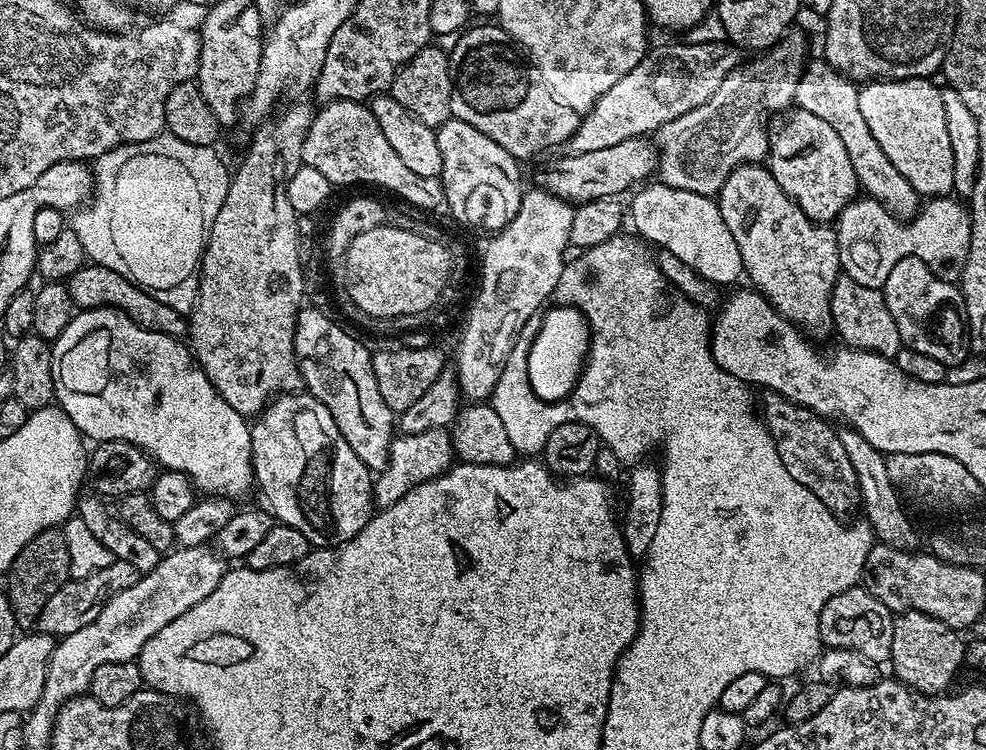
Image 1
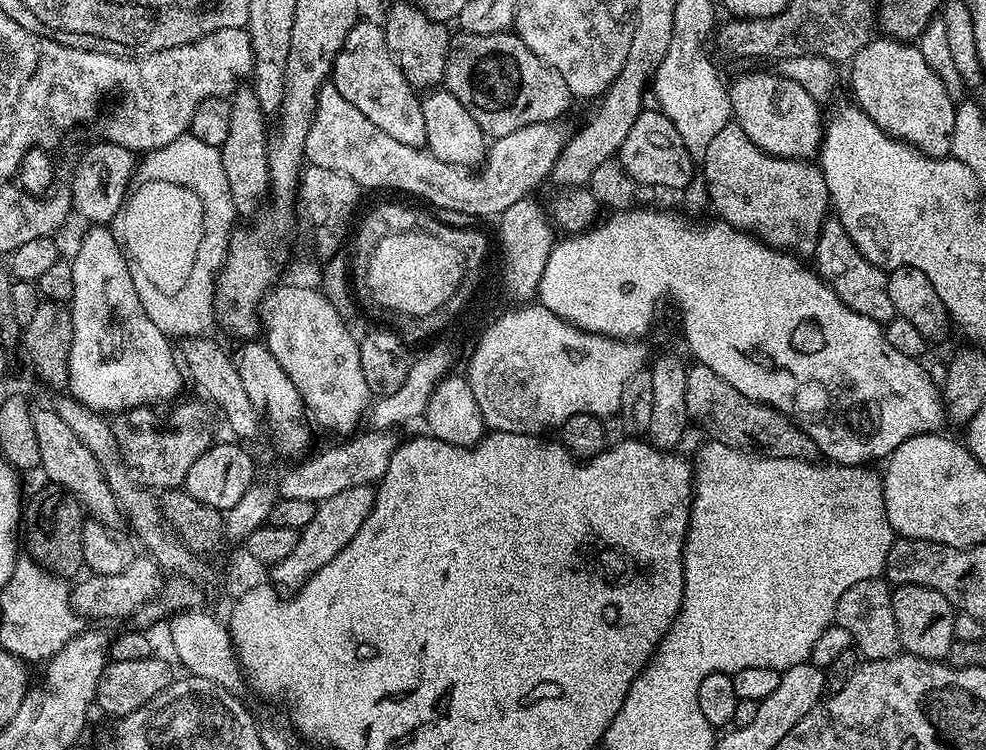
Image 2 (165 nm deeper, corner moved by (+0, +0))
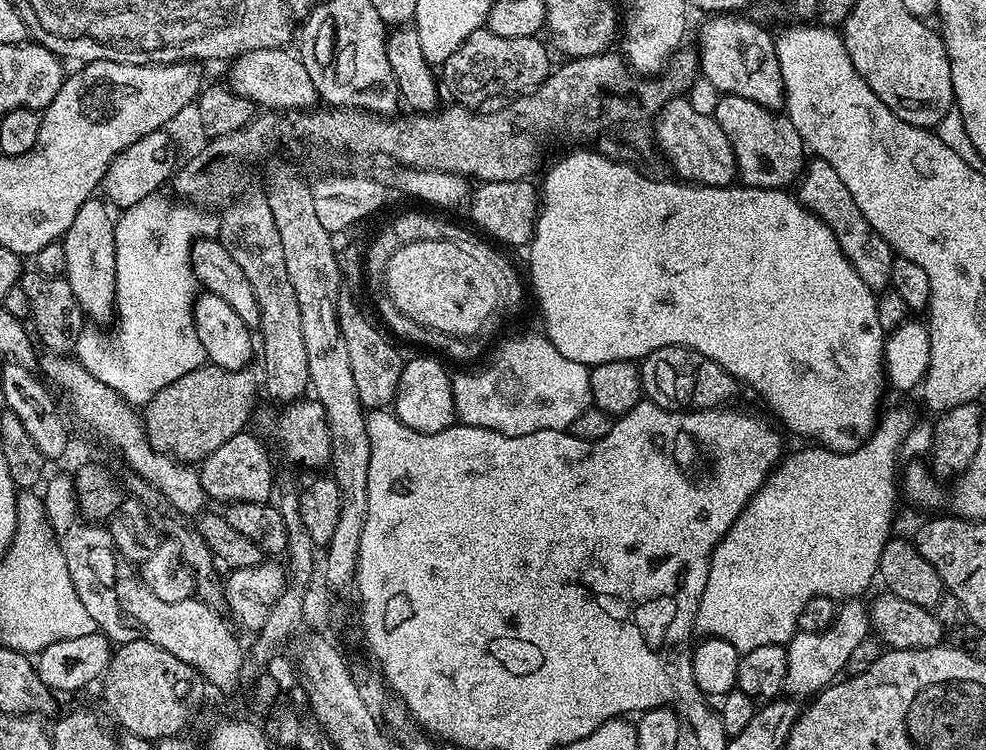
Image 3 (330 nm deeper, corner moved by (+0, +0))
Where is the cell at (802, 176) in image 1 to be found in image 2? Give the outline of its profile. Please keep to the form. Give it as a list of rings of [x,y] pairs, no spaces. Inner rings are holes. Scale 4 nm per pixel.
[[[748,72],[731,82],[728,88],[729,102],[732,104],[732,116],[740,129],[764,152],[771,156],[781,156],[787,160],[812,160],[820,151],[822,139],[822,116],[820,120],[820,108],[817,97],[810,95],[798,82],[794,82],[772,72]]]

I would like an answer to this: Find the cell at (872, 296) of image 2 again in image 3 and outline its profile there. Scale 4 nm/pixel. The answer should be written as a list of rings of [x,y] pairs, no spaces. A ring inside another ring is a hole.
[[[819,158],[809,159],[798,181],[799,188],[800,203],[822,222],[826,222],[826,226],[830,226],[842,254],[846,254],[850,266],[854,266],[858,278],[862,278],[862,282],[866,282],[866,286],[870,286],[873,292],[884,292],[892,283],[892,247],[874,231],[866,218],[862,218],[862,210],[858,210],[854,198],[850,198],[850,190],[846,190],[834,166]]]

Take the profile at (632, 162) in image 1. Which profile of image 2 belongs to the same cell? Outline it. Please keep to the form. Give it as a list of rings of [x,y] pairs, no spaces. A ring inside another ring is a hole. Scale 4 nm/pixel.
[[[645,110],[640,113],[634,126],[630,126],[630,134],[626,134],[626,142],[622,142],[618,159],[626,174],[630,174],[630,178],[634,178],[641,186],[649,184],[652,188],[684,190],[694,179],[694,159],[687,152],[674,123],[659,110]]]

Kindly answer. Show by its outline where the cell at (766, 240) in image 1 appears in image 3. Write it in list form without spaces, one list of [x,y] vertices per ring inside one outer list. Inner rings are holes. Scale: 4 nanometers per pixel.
[[[721,95],[719,99],[714,115],[722,134],[730,138],[739,179],[750,188],[787,189],[795,185],[804,170],[806,149],[788,115],[758,106],[750,98]]]

